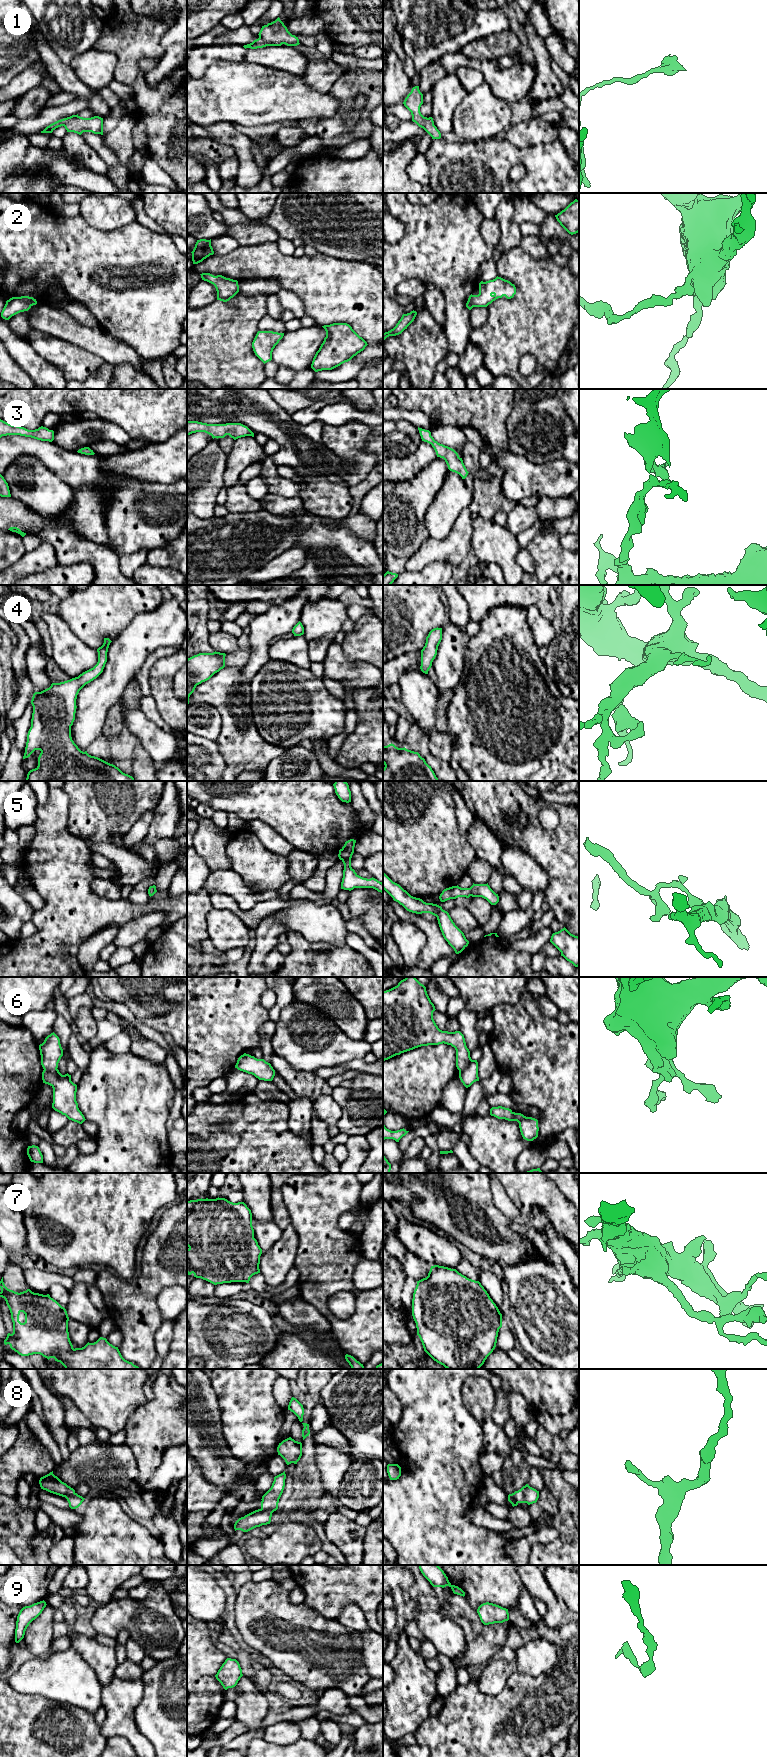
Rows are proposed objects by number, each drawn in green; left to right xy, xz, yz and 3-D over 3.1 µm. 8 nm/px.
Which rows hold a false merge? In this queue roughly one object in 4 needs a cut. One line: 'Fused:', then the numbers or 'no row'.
Fused: 6

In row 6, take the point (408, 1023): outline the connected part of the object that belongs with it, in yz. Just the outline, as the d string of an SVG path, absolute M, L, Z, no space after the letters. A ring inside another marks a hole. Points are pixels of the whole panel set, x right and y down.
M415 977L383 991L383 1062L421 1046L447 1044L456 1050L456 1067L463 1071L472 1060L460 1031L442 1031L433 1019L435 1006L426 987Z

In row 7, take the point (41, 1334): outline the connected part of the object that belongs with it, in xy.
M3 1277L0 1281L0 1297L4 1298L11 1313L13 1333L7 1334L4 1344L21 1356L40 1354L43 1357L54 1358L65 1369L140 1369L132 1362L125 1360L118 1347L110 1344L106 1338L100 1337L94 1343L87 1343L82 1348L73 1348L69 1338L67 1311L49 1294L34 1293L30 1289L15 1292L8 1289Z

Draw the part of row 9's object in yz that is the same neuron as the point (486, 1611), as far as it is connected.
M489 1602L481 1604L477 1613L484 1625L503 1623L509 1620L508 1609Z

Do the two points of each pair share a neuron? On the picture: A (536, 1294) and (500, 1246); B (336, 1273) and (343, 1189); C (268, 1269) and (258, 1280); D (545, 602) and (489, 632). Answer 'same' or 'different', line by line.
A: different
B: same
C: different
D: different

